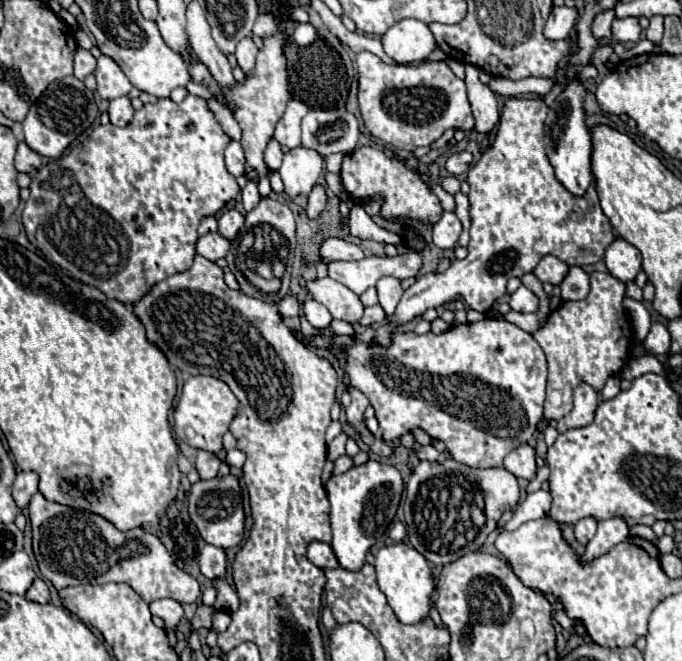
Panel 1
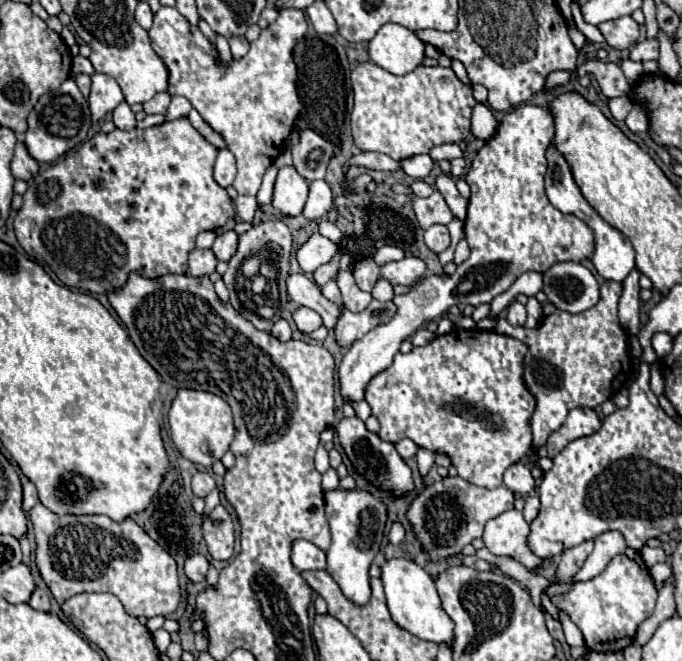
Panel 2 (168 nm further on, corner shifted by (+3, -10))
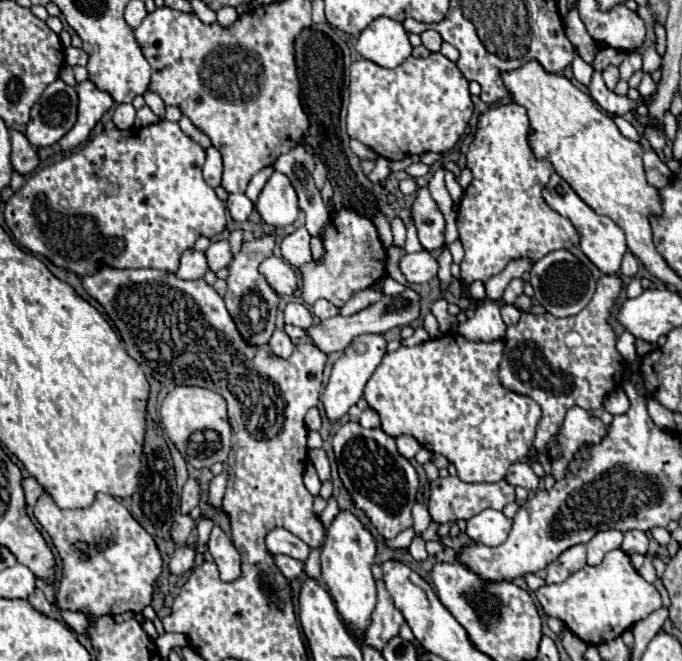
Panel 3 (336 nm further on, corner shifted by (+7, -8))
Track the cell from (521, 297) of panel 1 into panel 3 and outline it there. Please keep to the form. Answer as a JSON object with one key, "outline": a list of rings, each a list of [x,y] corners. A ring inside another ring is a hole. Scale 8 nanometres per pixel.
{"outline":[[[501,304],[501,318],[503,318],[503,322],[505,322],[507,326],[517,324],[519,316],[521,316],[521,312],[519,312],[513,304]]]}

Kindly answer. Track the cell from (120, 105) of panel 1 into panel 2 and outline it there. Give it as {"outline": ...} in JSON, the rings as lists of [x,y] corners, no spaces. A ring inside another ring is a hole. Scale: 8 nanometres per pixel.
{"outline":[[[121,102],[115,110],[113,110],[113,122],[119,130],[131,130],[135,128],[135,114],[131,112],[127,102]]]}

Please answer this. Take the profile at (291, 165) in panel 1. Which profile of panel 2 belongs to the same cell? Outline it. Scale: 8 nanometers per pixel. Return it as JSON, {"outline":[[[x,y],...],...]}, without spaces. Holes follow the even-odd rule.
{"outline":[[[295,166],[279,168],[273,192],[273,206],[285,216],[301,214],[309,194],[309,180],[303,178]]]}

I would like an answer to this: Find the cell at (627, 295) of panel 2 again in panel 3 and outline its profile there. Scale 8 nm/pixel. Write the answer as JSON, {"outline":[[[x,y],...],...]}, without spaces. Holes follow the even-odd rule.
{"outline":[[[627,250],[625,256],[623,256],[623,262],[621,262],[621,270],[619,270],[619,272],[621,272],[623,276],[629,276],[629,278],[631,278],[631,276],[637,274],[637,266],[639,266],[639,260]]]}

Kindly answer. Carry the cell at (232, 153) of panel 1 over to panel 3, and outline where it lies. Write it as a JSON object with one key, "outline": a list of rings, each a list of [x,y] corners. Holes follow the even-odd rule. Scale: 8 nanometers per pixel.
{"outline":[[[213,146],[207,148],[207,160],[203,164],[203,178],[211,188],[217,188],[221,184],[221,172],[223,172],[223,162],[219,150]]]}

